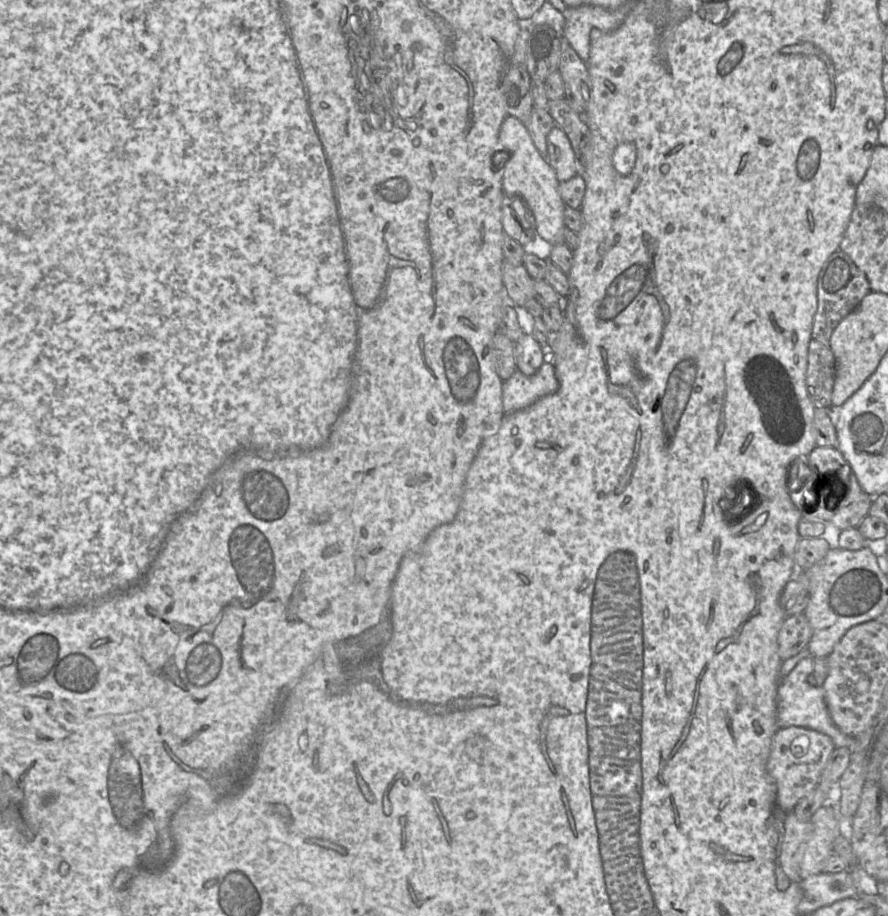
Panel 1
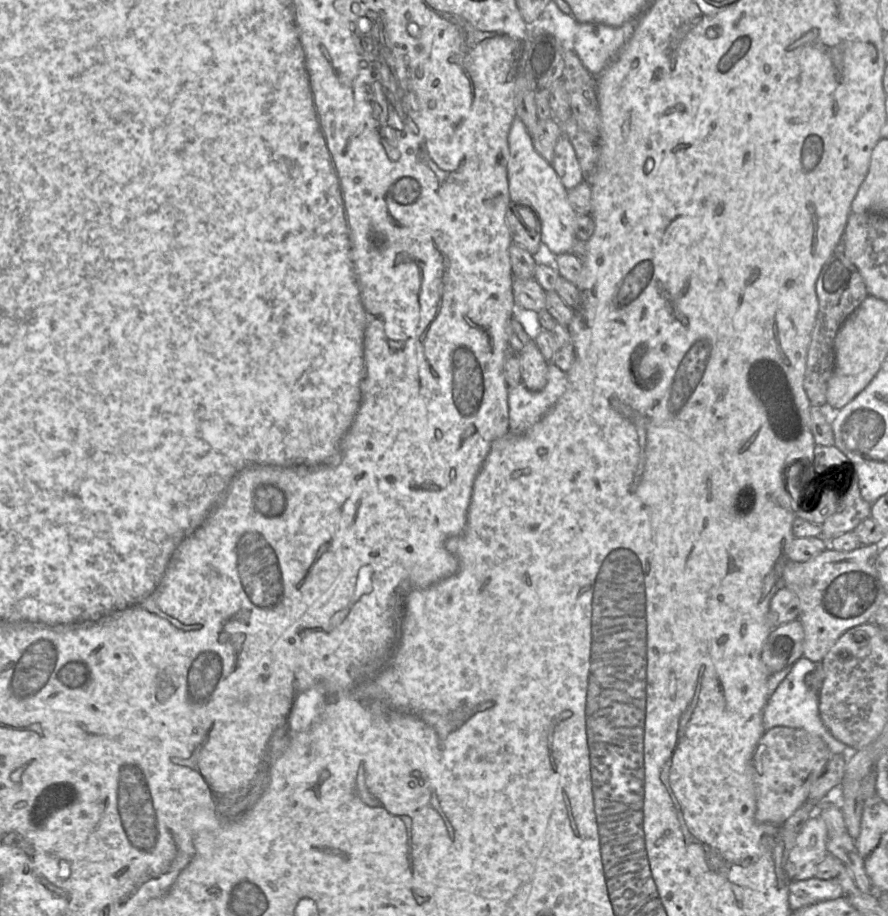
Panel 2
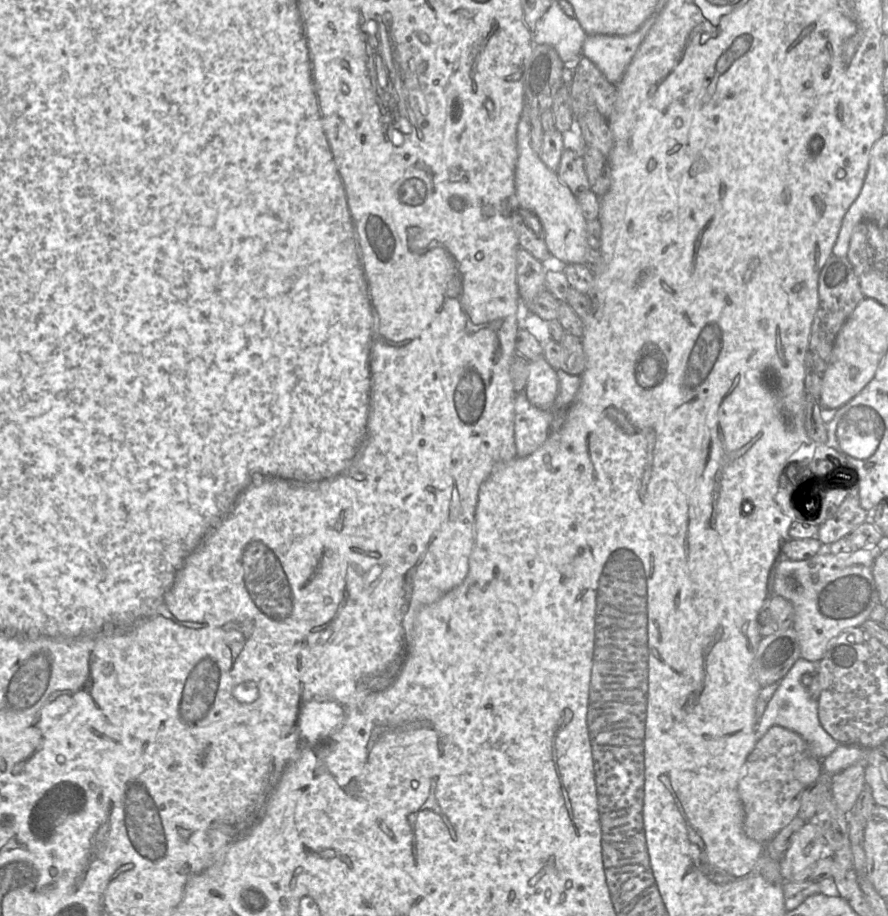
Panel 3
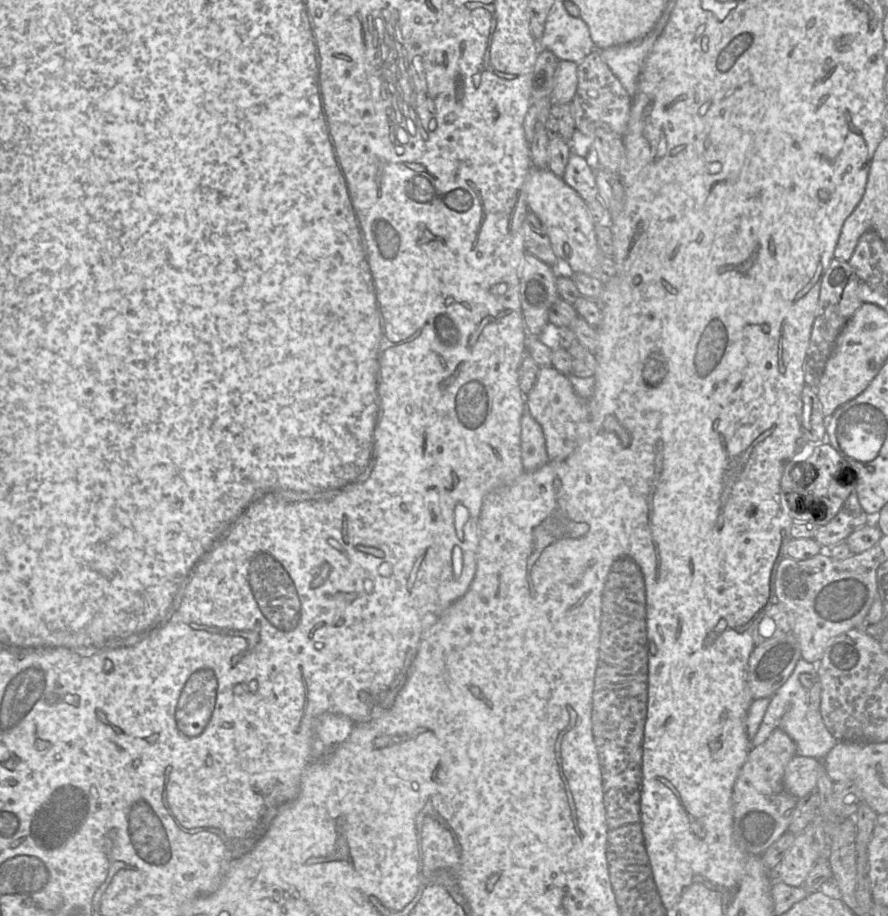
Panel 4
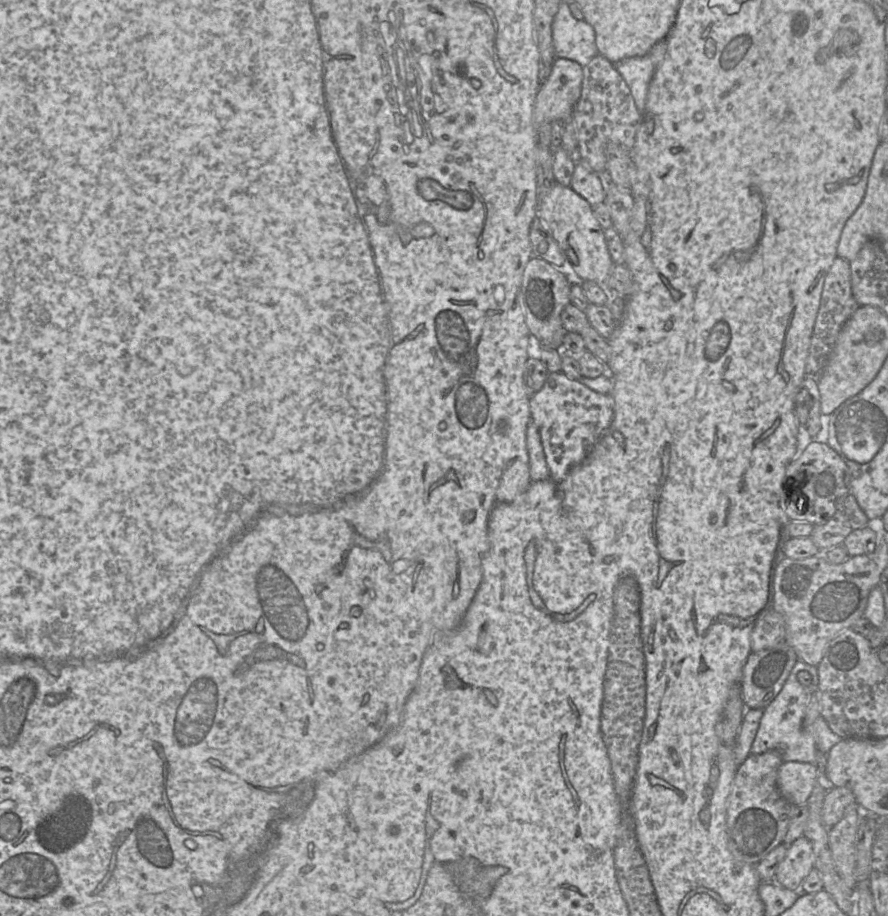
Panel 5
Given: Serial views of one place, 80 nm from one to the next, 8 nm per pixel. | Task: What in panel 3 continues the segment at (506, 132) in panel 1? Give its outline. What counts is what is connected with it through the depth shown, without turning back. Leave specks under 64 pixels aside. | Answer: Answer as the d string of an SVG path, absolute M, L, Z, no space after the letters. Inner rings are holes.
M524 106L516 129L517 160L514 171L517 205L533 212L542 223L545 242L551 255L565 264L586 263L589 244L586 223L576 196L561 182L533 150L530 141L529 107Z

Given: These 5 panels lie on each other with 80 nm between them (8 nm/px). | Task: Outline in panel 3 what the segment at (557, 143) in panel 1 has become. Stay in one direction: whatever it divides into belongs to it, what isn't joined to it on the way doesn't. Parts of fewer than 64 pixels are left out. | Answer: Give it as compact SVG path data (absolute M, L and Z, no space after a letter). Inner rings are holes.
M564 148L556 173L575 196L590 190L583 156L573 150Z

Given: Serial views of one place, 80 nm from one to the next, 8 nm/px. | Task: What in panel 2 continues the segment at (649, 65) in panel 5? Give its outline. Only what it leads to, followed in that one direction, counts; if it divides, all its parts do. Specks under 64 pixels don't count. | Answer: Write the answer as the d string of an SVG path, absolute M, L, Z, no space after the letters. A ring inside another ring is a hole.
M636 16L619 27L578 22L574 51L593 76L601 73L623 49L638 22Z

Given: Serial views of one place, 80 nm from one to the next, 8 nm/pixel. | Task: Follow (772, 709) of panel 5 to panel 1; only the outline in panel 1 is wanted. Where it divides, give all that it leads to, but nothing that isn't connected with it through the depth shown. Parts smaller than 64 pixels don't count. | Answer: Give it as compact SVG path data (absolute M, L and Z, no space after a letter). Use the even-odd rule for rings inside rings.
M809 656L802 659L787 676L781 679L777 689L777 725L779 729L790 726L809 728L829 736L835 748L851 747L854 737L843 733L831 720L825 702L824 689L808 684L807 677L813 672L814 659Z

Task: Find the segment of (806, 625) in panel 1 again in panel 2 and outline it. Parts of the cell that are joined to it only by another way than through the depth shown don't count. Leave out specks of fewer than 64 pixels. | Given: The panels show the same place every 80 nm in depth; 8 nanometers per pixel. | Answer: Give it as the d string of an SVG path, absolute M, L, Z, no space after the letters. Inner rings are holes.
M799 619L781 624L769 634L761 654L771 674L793 664L803 656L804 628Z

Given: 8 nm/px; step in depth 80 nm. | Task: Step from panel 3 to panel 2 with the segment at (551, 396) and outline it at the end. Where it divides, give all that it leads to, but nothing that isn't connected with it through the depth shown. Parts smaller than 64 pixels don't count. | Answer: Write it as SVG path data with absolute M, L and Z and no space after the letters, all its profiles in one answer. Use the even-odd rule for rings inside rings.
M530 342L520 351L521 383L530 391L540 391L547 384L548 362L535 342Z

